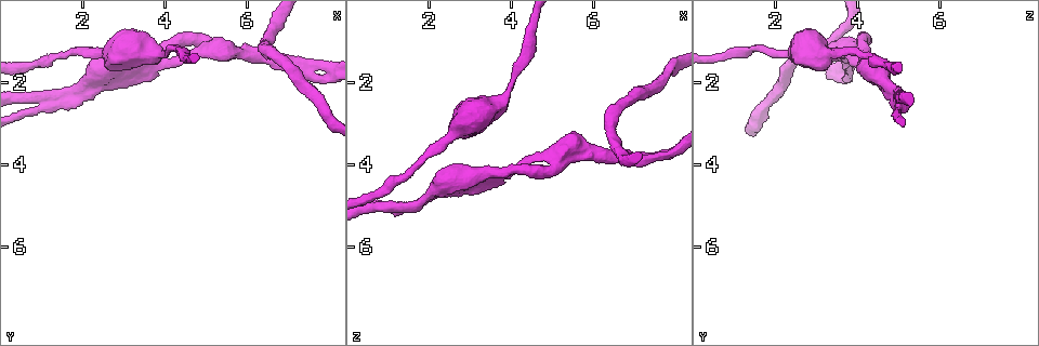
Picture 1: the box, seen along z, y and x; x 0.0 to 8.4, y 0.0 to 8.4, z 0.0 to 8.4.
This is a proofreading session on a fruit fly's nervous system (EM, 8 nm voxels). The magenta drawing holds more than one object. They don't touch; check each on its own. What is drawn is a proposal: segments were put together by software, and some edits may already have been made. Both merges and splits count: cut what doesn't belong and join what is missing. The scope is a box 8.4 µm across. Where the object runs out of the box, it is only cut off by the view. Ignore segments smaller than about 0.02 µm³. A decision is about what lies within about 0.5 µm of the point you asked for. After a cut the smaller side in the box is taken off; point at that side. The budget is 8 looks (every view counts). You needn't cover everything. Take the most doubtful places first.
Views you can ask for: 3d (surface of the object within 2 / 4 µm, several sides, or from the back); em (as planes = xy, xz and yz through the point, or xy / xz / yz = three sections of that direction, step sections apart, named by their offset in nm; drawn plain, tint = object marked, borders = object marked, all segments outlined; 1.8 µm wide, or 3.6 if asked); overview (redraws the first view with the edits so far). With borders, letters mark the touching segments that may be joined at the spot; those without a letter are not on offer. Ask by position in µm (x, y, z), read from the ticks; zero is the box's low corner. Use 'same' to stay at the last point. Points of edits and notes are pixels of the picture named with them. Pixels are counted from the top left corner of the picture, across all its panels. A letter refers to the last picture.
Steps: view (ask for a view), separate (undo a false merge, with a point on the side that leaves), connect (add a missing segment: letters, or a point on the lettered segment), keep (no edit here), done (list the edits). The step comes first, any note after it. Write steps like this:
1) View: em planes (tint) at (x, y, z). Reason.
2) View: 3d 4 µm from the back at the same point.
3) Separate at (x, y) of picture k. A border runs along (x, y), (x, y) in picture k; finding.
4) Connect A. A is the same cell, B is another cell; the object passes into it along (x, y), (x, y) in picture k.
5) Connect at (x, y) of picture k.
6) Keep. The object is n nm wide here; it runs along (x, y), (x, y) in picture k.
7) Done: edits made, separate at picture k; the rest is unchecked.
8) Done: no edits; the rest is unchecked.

View: 3d 2 µm from the back at (1.20, 2.50, 5.00).

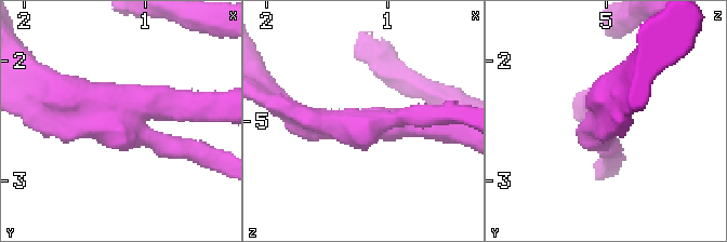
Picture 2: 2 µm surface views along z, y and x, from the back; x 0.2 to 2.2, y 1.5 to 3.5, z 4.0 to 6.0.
View: em planes (tint) at (1.24, 2.46, 5.02). 3 arms meet here; the arms are 180, 220, 240 nm wide; need the tissue.

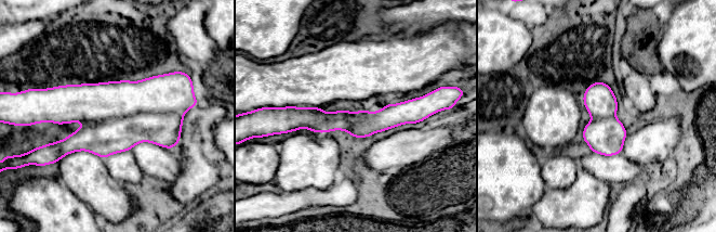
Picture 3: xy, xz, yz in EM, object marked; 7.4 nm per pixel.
View: em planes (borders) at the same point. What lies round it.

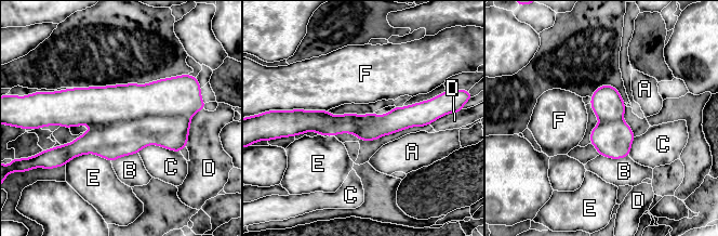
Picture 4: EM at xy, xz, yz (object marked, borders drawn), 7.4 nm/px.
Keep. A, B, C, D, E and F are other cells; all the same neuron.

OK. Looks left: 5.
View: 3d 2 µm at (7.80, 2.05, 3.70). Free end.

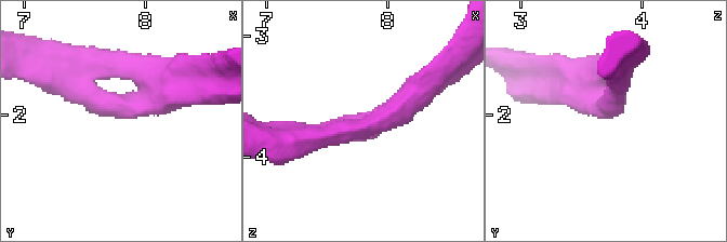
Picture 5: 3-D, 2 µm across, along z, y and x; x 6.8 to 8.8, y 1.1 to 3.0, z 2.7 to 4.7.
View: em xz step 16 (borders) at (7.82, 2.04, 3.70).

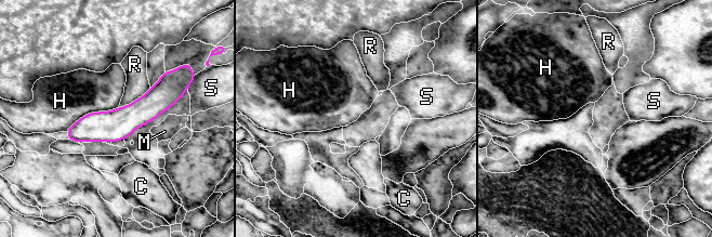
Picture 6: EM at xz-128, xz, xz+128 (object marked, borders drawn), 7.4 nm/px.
Keep. The object is 240 nm wide here; C, H, M, R and S are other cells; it runs along (172, 96), (70, 134) in picture 6; none of them fits.

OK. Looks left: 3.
View: em xy step 16 (plain) at (5.00, 1.00, 4.10). A fork.

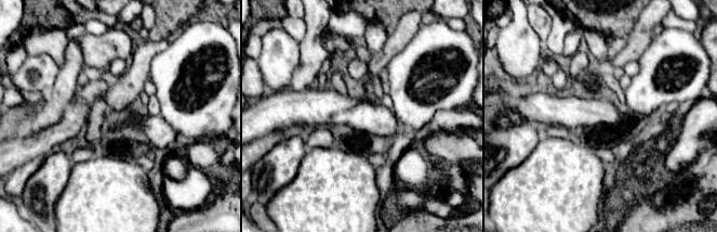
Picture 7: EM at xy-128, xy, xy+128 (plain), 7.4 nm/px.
View: em xy step 16 (borders) at the same point.

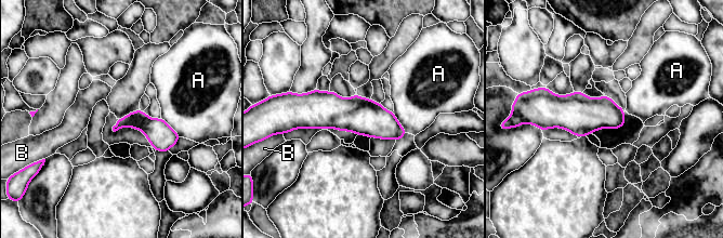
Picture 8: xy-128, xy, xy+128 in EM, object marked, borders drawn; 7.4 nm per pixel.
Keep. A and B are other cells; it runs along (299, 113), (360, 115), (402, 132) in picture 8; continuous, no second neuron.

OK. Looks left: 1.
Done: no edits; the rest is unchecked.

